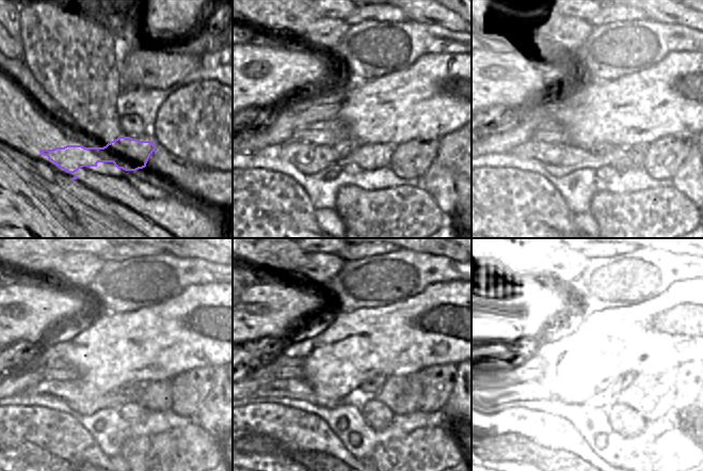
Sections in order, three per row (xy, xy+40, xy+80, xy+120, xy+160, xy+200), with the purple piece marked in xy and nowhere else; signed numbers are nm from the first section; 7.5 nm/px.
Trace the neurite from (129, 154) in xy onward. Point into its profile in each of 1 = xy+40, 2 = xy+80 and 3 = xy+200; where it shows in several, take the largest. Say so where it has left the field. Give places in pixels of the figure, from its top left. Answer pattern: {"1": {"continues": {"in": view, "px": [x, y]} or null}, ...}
{"1": {"continues": {"in": "xy+40", "px": [310, 159]}}, "2": {"continues": {"in": "xy+80", "px": [559, 159]}}, "3": {"continues": {"in": "xy+200", "px": [532, 389]}}}

